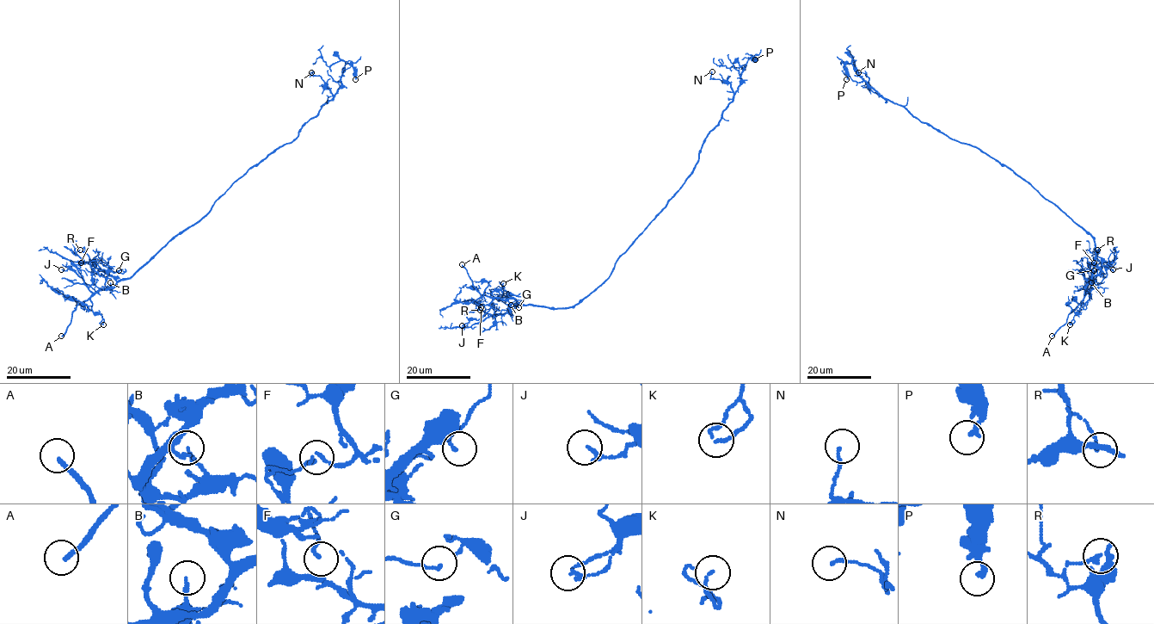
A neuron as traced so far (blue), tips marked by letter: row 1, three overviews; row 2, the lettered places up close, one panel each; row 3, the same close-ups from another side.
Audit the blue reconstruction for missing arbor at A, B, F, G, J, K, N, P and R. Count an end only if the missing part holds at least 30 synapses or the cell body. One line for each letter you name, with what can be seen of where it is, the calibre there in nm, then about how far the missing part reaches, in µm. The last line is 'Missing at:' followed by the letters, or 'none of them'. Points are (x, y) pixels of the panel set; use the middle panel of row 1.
A: place (462, 264); calibre 190 nm; missing 60 µm
Missing at: A

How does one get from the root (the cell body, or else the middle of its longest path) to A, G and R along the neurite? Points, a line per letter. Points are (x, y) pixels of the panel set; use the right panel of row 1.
A: (1021, 178), (1055, 203), (1094, 241), (1093, 274), (1086, 286), (1084, 297), (1068, 315), (1066, 321), (1052, 336)
G: (1021, 178), (1092, 237), (1095, 246), (1093, 274), (1086, 287), (1088, 282), (1082, 271), (1094, 270)
R: (1021, 178), (1092, 237), (1095, 260), (1090, 279), (1102, 268), (1097, 256), (1092, 253), (1097, 250)

